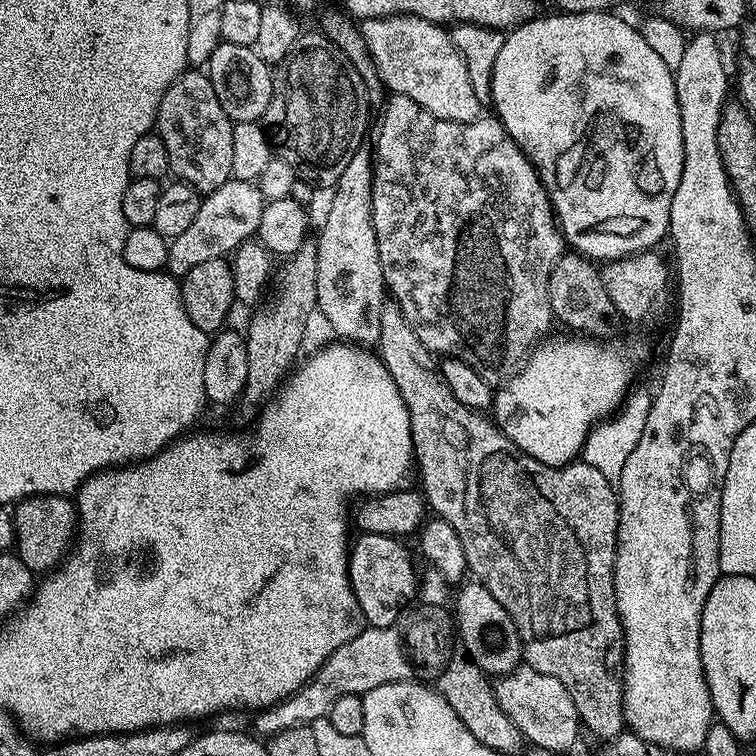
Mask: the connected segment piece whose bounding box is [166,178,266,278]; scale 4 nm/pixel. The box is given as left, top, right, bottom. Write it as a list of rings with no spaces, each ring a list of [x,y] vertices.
[[[227,180],[202,199],[193,222],[183,234],[169,241],[166,270],[182,278],[199,263],[221,259],[233,253],[256,233],[266,201],[259,187],[249,180]]]

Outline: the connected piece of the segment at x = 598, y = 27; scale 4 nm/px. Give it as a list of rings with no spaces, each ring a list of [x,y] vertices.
[[[615,11],[606,12],[560,12],[556,16],[537,15],[535,20],[528,20],[511,29],[502,42],[502,51],[498,53],[498,62],[494,62],[492,75],[492,102],[496,108],[495,119],[514,138],[516,145],[524,151],[526,158],[536,167],[544,189],[556,213],[556,222],[567,247],[573,252],[587,256],[593,262],[623,260],[626,256],[635,256],[637,252],[646,252],[657,247],[660,239],[668,236],[670,222],[670,202],[674,190],[684,169],[684,147],[682,146],[682,118],[676,97],[676,78],[674,72],[645,41],[635,23],[627,24]]]

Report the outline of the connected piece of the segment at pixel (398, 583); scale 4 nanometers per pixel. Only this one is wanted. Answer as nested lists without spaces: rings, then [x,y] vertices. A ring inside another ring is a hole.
[[[368,532],[357,537],[348,552],[348,581],[354,590],[354,598],[358,598],[365,621],[373,628],[385,628],[417,599],[416,564],[403,539]]]

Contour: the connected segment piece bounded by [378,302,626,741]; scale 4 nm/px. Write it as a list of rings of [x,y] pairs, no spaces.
[[[388,302],[388,303],[385,303],[385,305],[384,305],[384,309],[383,309],[383,310],[382,310],[382,312],[381,312],[381,336],[380,336],[380,341],[379,341],[379,343],[378,343],[378,355],[379,355],[379,357],[380,357],[380,361],[381,361],[381,362],[382,362],[382,363],[383,363],[383,364],[384,364],[384,365],[385,365],[385,366],[386,366],[386,370],[390,370],[390,376],[391,376],[391,377],[392,377],[392,378],[394,378],[394,386],[398,386],[398,394],[402,394],[402,398],[403,398],[403,399],[404,399],[404,401],[405,401],[405,402],[406,402],[406,410],[407,410],[407,411],[408,411],[408,413],[409,413],[409,414],[410,414],[410,426],[411,426],[411,427],[412,427],[412,451],[413,451],[413,453],[414,453],[414,464],[415,464],[415,467],[416,467],[416,468],[417,468],[417,469],[418,469],[418,476],[419,476],[419,472],[420,472],[420,484],[421,484],[421,486],[420,486],[420,485],[419,485],[419,487],[420,487],[420,488],[421,488],[421,489],[422,489],[422,495],[423,495],[423,497],[424,497],[424,499],[425,499],[425,501],[426,501],[426,504],[427,504],[427,507],[428,507],[428,508],[429,508],[429,509],[431,509],[431,511],[432,511],[432,512],[433,512],[433,513],[435,513],[435,515],[437,515],[437,516],[441,516],[441,518],[442,518],[442,519],[444,519],[444,520],[445,520],[445,521],[446,521],[446,522],[450,522],[450,526],[454,526],[454,531],[456,531],[456,533],[458,533],[458,538],[459,538],[459,540],[460,540],[460,541],[462,541],[462,550],[466,550],[466,562],[467,562],[467,563],[468,563],[468,571],[469,571],[469,573],[471,573],[471,575],[472,575],[472,576],[473,576],[473,577],[475,577],[475,579],[476,579],[476,580],[477,580],[477,581],[480,581],[480,583],[481,583],[481,584],[482,584],[482,586],[484,586],[484,587],[485,587],[485,588],[486,588],[486,590],[490,590],[490,594],[492,594],[492,595],[493,595],[493,596],[494,596],[494,599],[495,599],[495,601],[497,601],[497,602],[498,602],[498,603],[499,603],[499,605],[501,605],[501,606],[502,606],[502,608],[503,608],[503,610],[506,610],[506,613],[508,613],[508,615],[509,615],[509,616],[510,616],[510,618],[512,618],[512,619],[513,619],[513,622],[514,622],[514,626],[516,626],[516,627],[517,627],[517,632],[518,632],[518,634],[519,634],[519,635],[520,635],[520,640],[521,640],[521,646],[522,646],[522,648],[523,648],[523,657],[522,657],[522,660],[523,660],[523,663],[524,663],[524,664],[525,664],[525,665],[527,665],[527,667],[530,667],[530,668],[533,668],[533,669],[534,669],[534,670],[538,670],[538,674],[550,674],[550,678],[558,678],[558,682],[562,682],[562,686],[566,686],[566,694],[570,694],[570,698],[574,698],[574,710],[578,710],[578,714],[579,714],[579,715],[580,715],[580,723],[581,723],[581,725],[583,725],[583,727],[584,727],[584,728],[585,728],[585,729],[587,729],[587,731],[588,731],[588,728],[589,728],[589,730],[590,730],[590,731],[592,731],[592,732],[593,732],[593,734],[594,734],[594,735],[596,735],[596,736],[600,736],[600,737],[599,737],[599,739],[600,739],[600,740],[601,740],[601,741],[606,741],[606,740],[615,740],[615,739],[616,739],[616,737],[617,737],[617,736],[619,736],[619,735],[620,735],[620,733],[621,733],[621,732],[623,732],[623,731],[625,731],[625,728],[626,728],[626,725],[625,725],[625,723],[624,723],[624,681],[623,681],[623,679],[622,679],[622,665],[623,665],[623,663],[624,663],[624,631],[623,631],[623,630],[622,630],[622,626],[621,626],[621,625],[620,625],[620,615],[619,615],[619,614],[618,614],[618,610],[617,610],[617,609],[616,609],[616,591],[615,591],[615,590],[614,590],[614,562],[615,562],[615,561],[616,561],[616,539],[617,539],[617,538],[618,538],[618,522],[619,522],[619,521],[620,521],[620,497],[619,497],[619,495],[618,495],[618,492],[617,492],[617,489],[616,489],[616,488],[615,488],[615,487],[614,487],[614,484],[613,484],[613,481],[610,481],[610,480],[607,480],[607,478],[605,478],[605,477],[604,477],[604,475],[603,475],[603,474],[602,474],[602,470],[594,470],[594,466],[590,466],[590,465],[589,465],[589,464],[585,464],[585,463],[583,463],[583,462],[573,462],[573,463],[571,463],[571,464],[564,464],[564,465],[563,465],[563,466],[562,466],[562,467],[560,467],[560,468],[559,468],[559,467],[558,467],[558,466],[546,466],[546,462],[538,462],[538,458],[534,458],[534,457],[533,457],[533,456],[531,456],[531,455],[530,455],[530,454],[526,454],[526,453],[525,453],[525,452],[524,452],[524,451],[522,451],[522,450],[521,450],[521,448],[519,448],[519,447],[518,447],[518,446],[514,446],[514,442],[510,442],[510,438],[506,438],[506,434],[505,434],[505,433],[504,433],[504,432],[503,432],[503,430],[501,430],[501,429],[500,429],[500,428],[498,428],[498,427],[496,427],[496,425],[495,425],[495,423],[493,423],[493,421],[492,421],[492,420],[491,420],[491,419],[489,419],[489,417],[488,417],[488,416],[487,416],[487,415],[485,415],[485,413],[484,413],[484,412],[483,412],[483,411],[480,411],[480,410],[477,410],[477,409],[474,409],[474,408],[471,408],[471,407],[470,407],[470,406],[462,406],[462,402],[458,402],[458,398],[454,398],[454,394],[450,394],[450,386],[446,386],[446,378],[442,378],[442,374],[441,374],[441,373],[440,373],[440,366],[439,366],[439,363],[438,363],[438,360],[437,360],[437,357],[436,357],[436,356],[435,356],[435,355],[434,355],[434,354],[433,354],[433,352],[431,352],[431,350],[429,350],[429,349],[428,349],[428,348],[427,348],[427,347],[426,347],[426,346],[422,346],[422,340],[421,340],[421,339],[420,339],[420,338],[418,338],[418,336],[417,336],[417,335],[416,335],[416,334],[414,334],[414,330],[413,330],[413,329],[412,329],[412,327],[411,327],[411,326],[410,326],[410,322],[406,322],[406,318],[405,318],[405,317],[404,317],[404,315],[403,315],[403,314],[402,314],[402,310],[401,310],[401,309],[400,309],[400,307],[398,307],[398,306],[397,306],[397,305],[396,305],[396,303],[395,303],[395,302]]]

